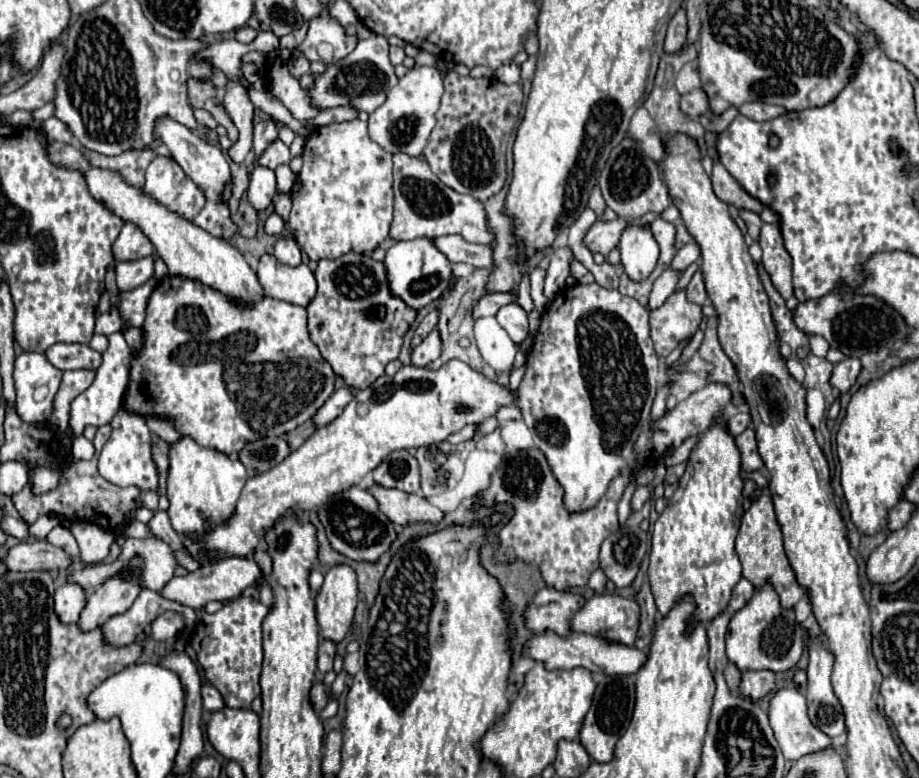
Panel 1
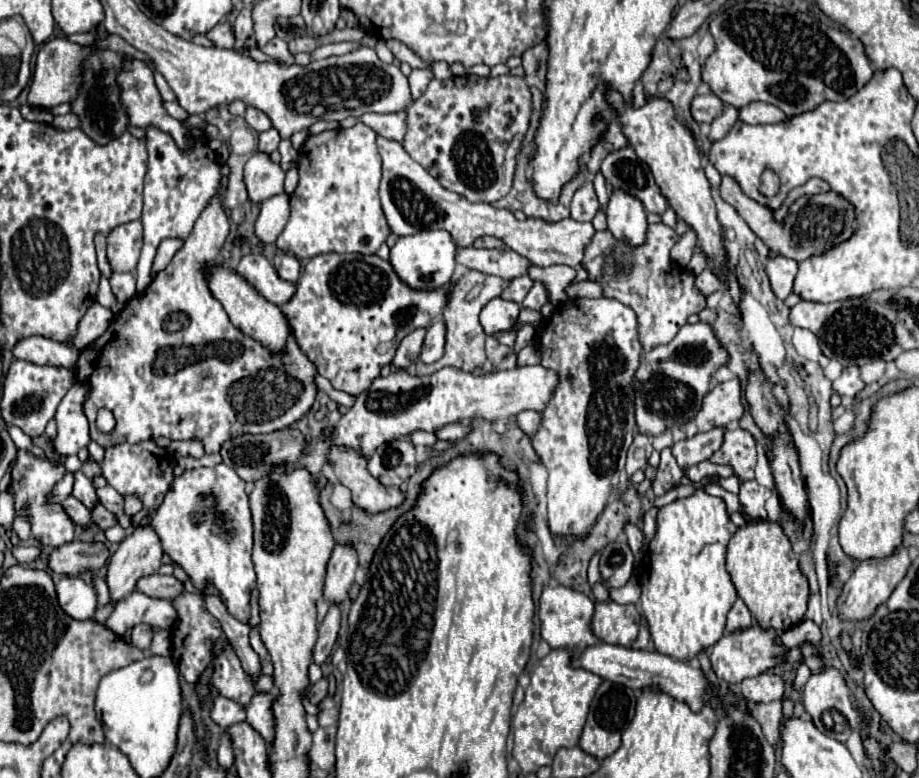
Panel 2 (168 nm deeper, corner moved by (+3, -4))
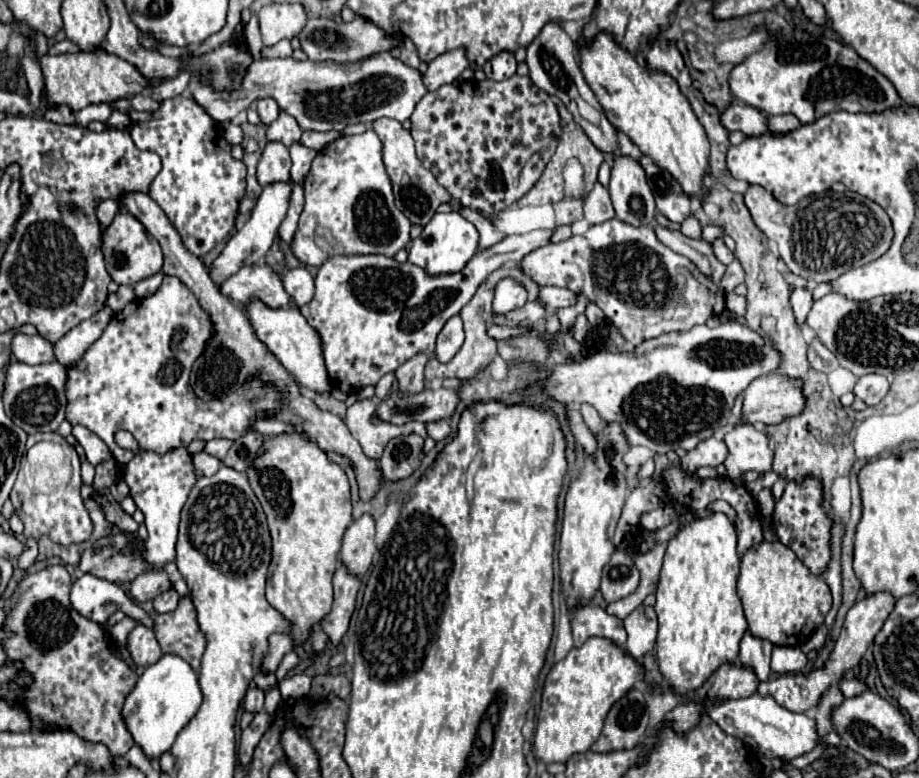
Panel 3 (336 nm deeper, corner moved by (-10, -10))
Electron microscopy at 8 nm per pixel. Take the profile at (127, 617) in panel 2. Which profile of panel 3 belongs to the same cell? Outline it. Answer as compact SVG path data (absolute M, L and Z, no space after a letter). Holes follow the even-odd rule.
M169 590L167 594L161 594L159 598L155 598L153 606L155 606L157 614L167 614L177 608L177 602L179 602L179 594L175 590Z

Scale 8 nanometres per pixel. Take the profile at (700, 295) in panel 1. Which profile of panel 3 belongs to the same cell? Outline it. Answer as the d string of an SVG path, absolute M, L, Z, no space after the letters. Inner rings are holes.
M733 260L733 262L727 266L725 276L721 278L721 288L723 288L725 292L733 292L733 290L735 290L735 286L739 286L743 280L745 280L743 268L741 268L739 260Z

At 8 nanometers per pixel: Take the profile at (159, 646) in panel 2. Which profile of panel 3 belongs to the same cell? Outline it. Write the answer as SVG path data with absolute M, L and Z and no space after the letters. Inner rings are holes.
M83 574L71 588L71 606L85 618L105 624L115 610L123 610L135 622L153 630L153 618L133 602L117 584Z

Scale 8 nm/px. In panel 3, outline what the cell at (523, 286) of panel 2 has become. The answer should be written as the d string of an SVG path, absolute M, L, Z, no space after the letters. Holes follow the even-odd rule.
M543 286L543 288L539 288L539 302L547 304L549 310L557 310L557 308L563 308L563 306L573 306L575 294L567 288Z

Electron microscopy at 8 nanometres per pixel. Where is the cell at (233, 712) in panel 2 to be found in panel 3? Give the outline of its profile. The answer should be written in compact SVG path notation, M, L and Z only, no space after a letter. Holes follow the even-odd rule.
M251 686L243 698L243 710L245 712L251 712L251 714L257 714L263 710L263 692L255 686Z

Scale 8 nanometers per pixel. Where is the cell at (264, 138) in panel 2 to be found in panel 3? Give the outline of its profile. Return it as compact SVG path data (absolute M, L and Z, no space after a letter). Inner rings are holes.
M279 112L279 118L267 128L267 140L281 142L285 146L299 142L301 134L303 134L303 130L299 130L299 124L295 122L295 118L291 118L289 114L283 114L283 112Z

